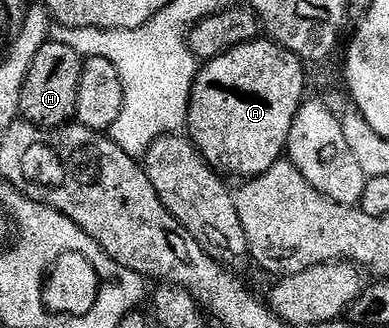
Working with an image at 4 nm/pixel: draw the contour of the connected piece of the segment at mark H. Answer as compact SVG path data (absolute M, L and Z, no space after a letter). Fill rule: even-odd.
M46 42L33 61L22 90L21 111L25 119L44 127L59 127L71 123L78 112L83 74L86 74L86 64L81 54L63 42Z

